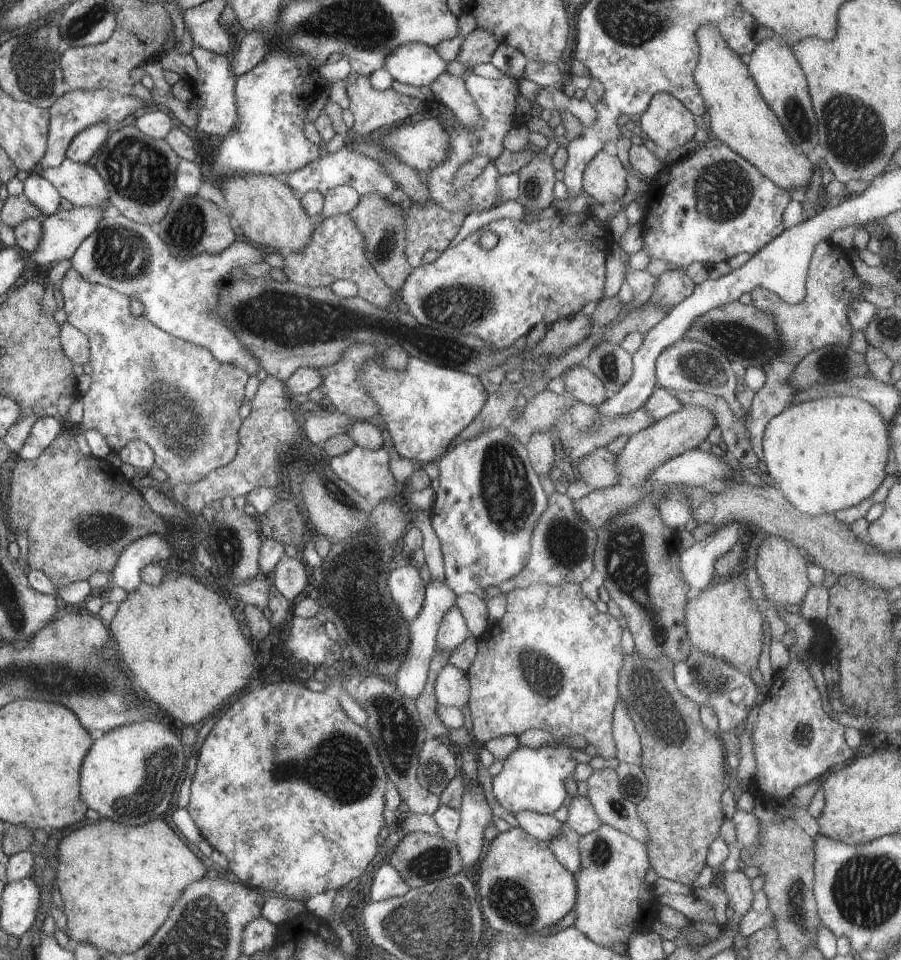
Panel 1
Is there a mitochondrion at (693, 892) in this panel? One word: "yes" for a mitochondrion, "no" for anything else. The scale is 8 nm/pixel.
no

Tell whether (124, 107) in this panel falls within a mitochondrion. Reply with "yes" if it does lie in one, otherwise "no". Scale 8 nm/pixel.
no

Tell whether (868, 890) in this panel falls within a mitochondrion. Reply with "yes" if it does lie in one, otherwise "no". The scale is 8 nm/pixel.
yes

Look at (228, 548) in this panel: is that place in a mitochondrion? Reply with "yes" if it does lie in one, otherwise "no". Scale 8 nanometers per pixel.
yes

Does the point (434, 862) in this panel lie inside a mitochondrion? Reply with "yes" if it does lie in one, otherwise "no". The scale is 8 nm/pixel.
yes

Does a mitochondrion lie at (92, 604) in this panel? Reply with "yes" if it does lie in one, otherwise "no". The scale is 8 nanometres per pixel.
no

